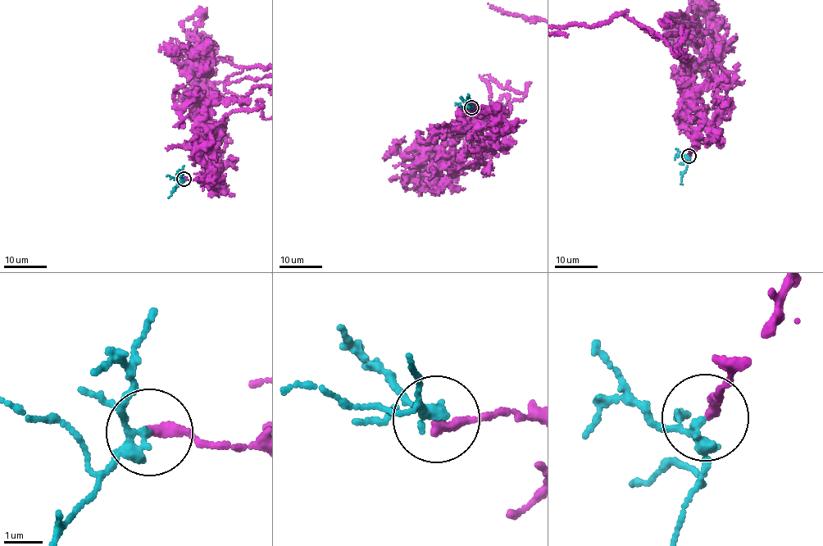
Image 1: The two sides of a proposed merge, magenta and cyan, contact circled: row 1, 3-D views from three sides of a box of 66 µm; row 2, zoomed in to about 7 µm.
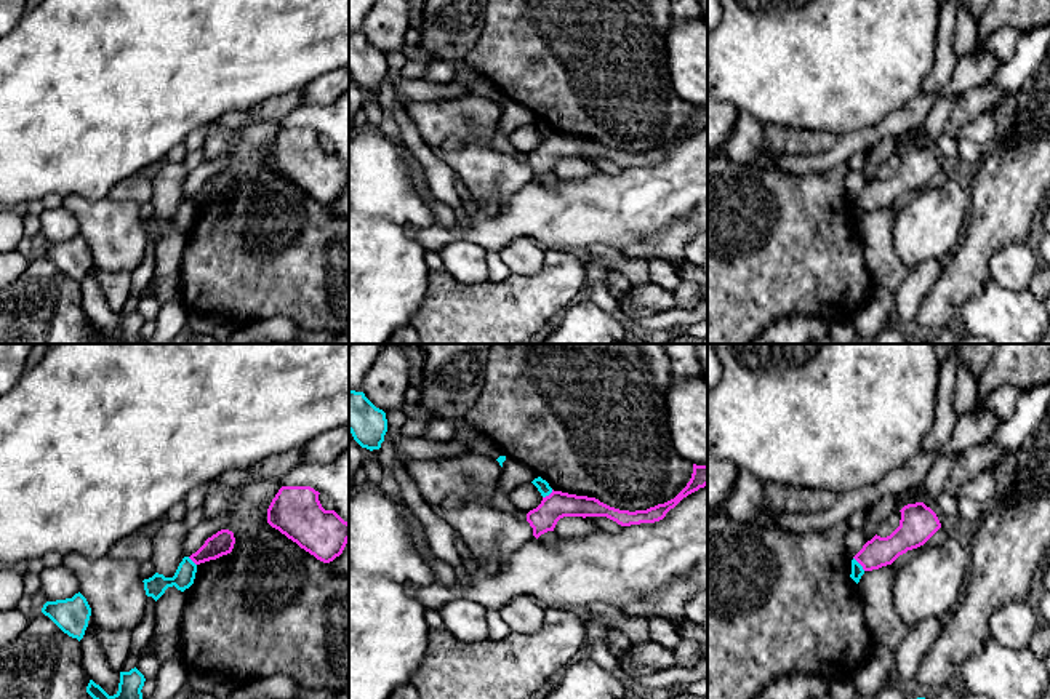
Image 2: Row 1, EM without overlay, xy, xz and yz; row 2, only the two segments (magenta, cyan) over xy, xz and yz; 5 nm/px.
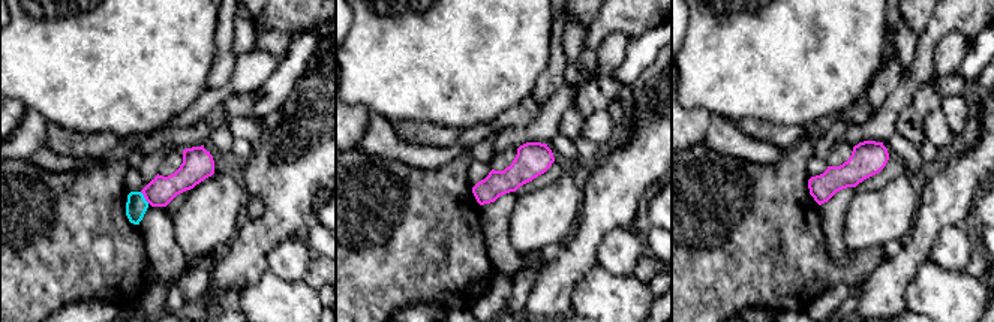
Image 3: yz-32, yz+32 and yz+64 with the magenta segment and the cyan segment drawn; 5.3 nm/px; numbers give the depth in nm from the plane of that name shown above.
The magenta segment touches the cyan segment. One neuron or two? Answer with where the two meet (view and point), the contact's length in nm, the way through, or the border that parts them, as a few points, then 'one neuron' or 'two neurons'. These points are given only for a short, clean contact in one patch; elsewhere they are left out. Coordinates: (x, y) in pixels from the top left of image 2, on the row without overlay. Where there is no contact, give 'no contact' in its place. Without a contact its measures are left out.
contact yz (858, 203); length 90 nm; border yz (853, 199), (865, 211); two neurons

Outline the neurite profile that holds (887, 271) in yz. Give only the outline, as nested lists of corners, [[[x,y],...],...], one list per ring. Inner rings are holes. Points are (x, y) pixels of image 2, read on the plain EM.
[[[893,206],[864,213],[858,230],[864,245],[868,270],[876,288],[896,293],[909,274],[893,250]]]

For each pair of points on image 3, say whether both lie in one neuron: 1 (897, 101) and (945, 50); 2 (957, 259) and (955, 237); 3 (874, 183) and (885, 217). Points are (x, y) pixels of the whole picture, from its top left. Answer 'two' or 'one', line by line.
1: two
2: one
3: two

